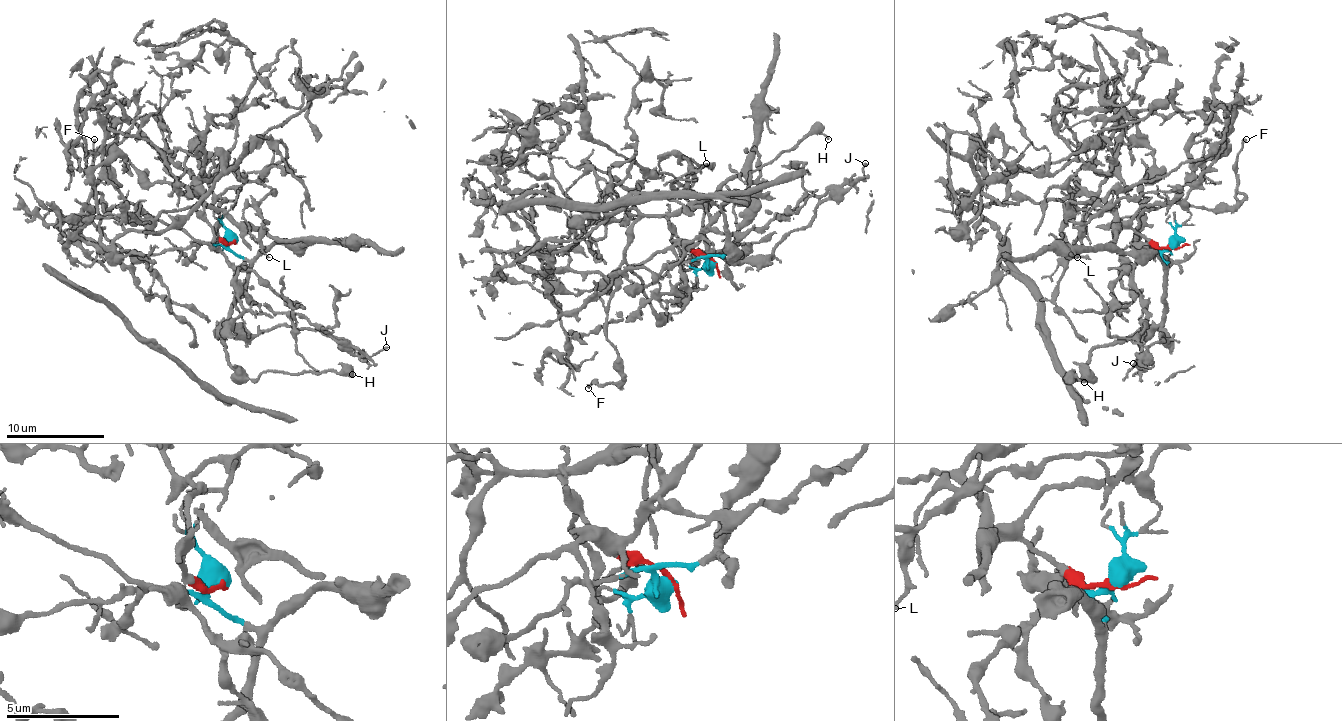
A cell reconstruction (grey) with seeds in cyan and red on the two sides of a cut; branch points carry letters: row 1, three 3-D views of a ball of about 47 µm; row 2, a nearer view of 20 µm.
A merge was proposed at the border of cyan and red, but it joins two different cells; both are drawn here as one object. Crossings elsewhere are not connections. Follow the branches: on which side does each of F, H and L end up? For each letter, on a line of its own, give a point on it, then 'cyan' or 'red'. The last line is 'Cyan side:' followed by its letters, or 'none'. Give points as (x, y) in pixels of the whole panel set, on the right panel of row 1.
F: at (1246, 139); red
H: at (1084, 382); cyan
L: at (1077, 257); red
Cyan side: H

